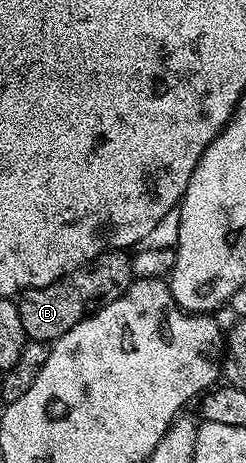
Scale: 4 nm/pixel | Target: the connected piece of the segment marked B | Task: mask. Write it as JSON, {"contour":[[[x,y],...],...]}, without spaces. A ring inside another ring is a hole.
{"contour":[[[107,251],[93,257],[87,265],[56,279],[56,283],[48,283],[39,289],[23,289],[16,304],[27,338],[45,343],[59,341],[65,333],[72,331],[72,327],[76,327],[76,323],[123,297],[131,280],[130,257],[122,251]]]}

